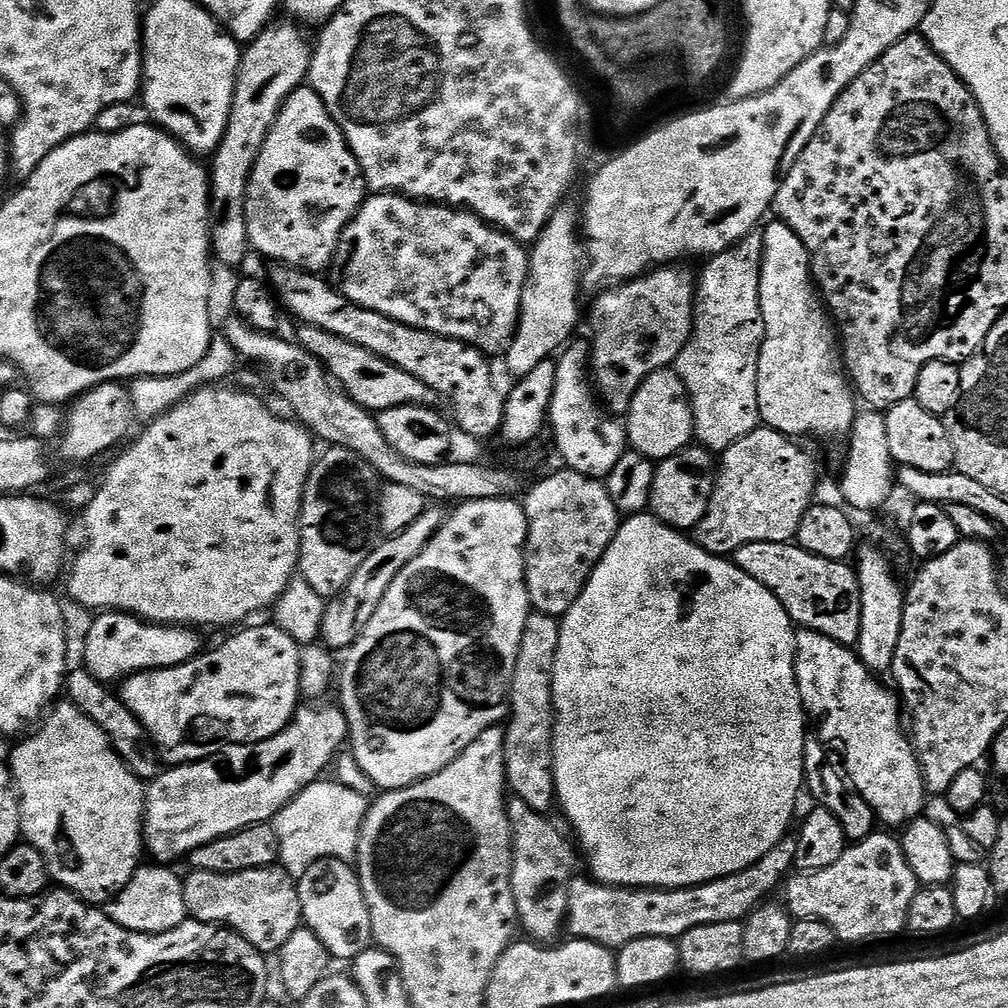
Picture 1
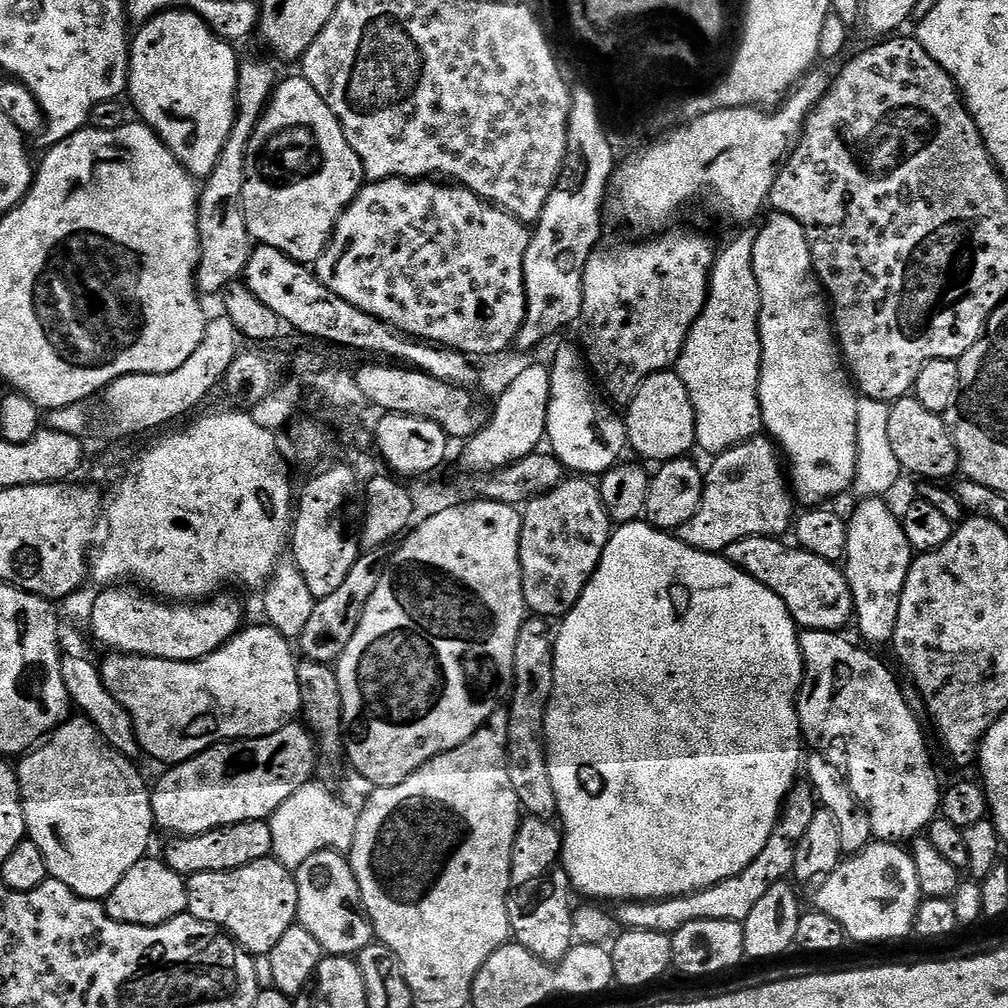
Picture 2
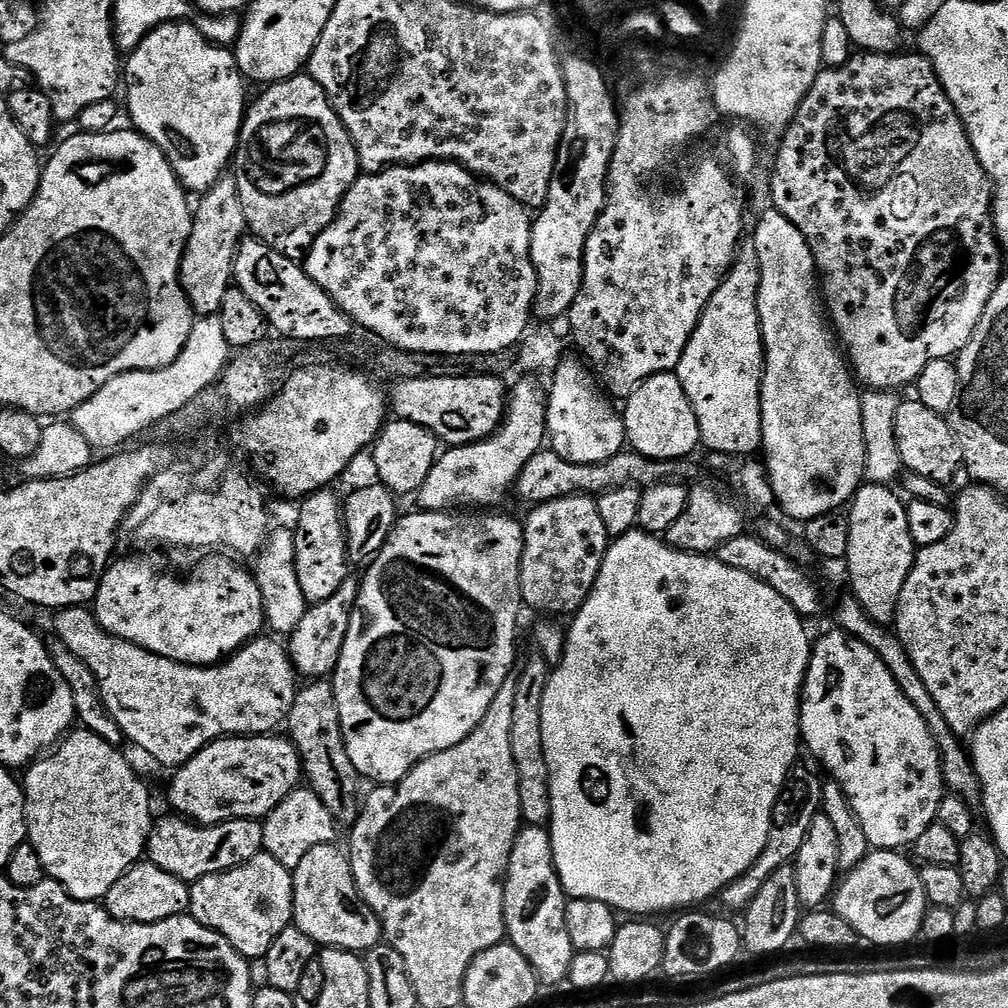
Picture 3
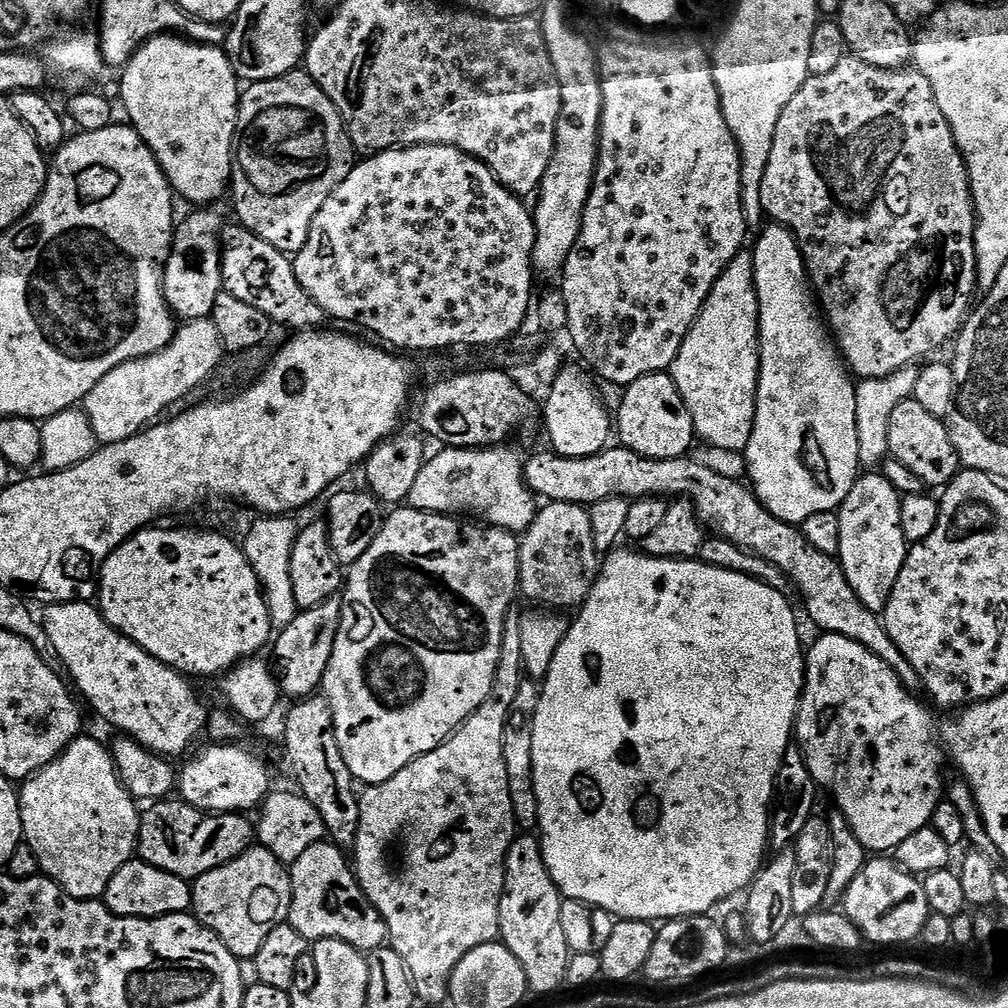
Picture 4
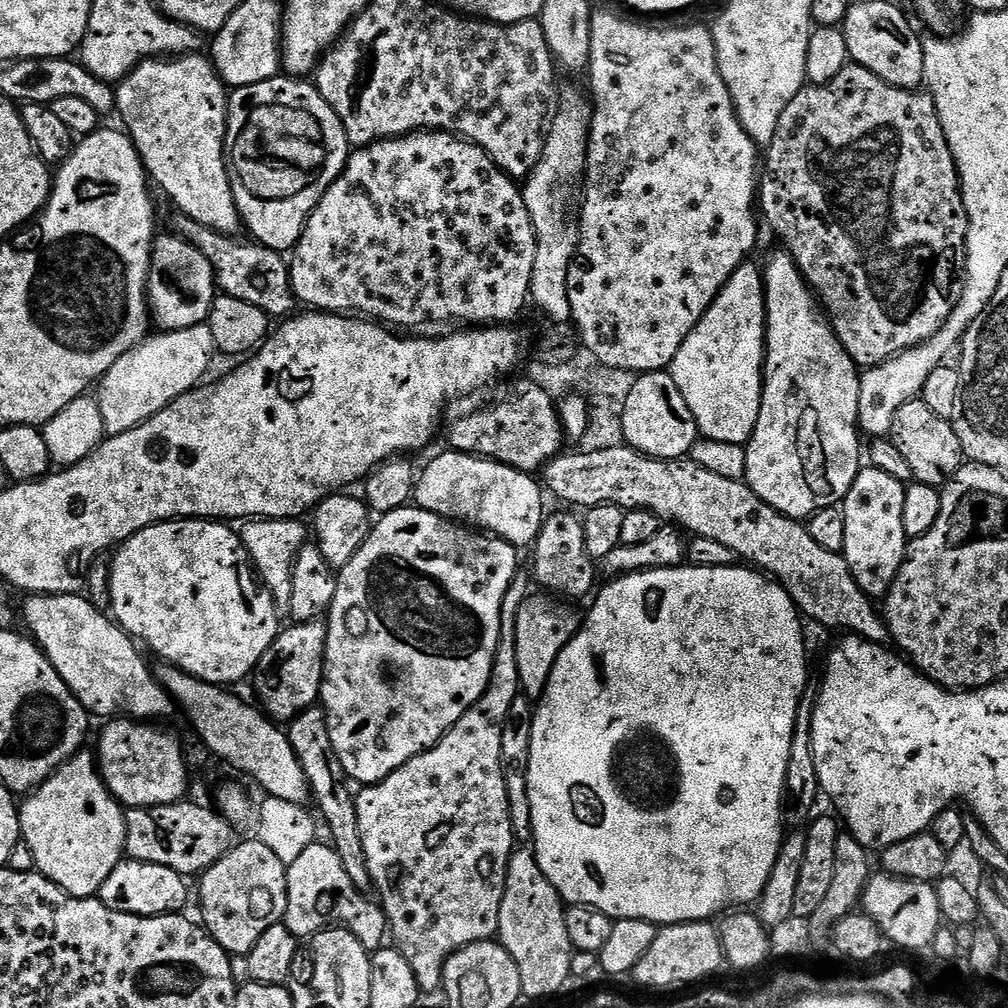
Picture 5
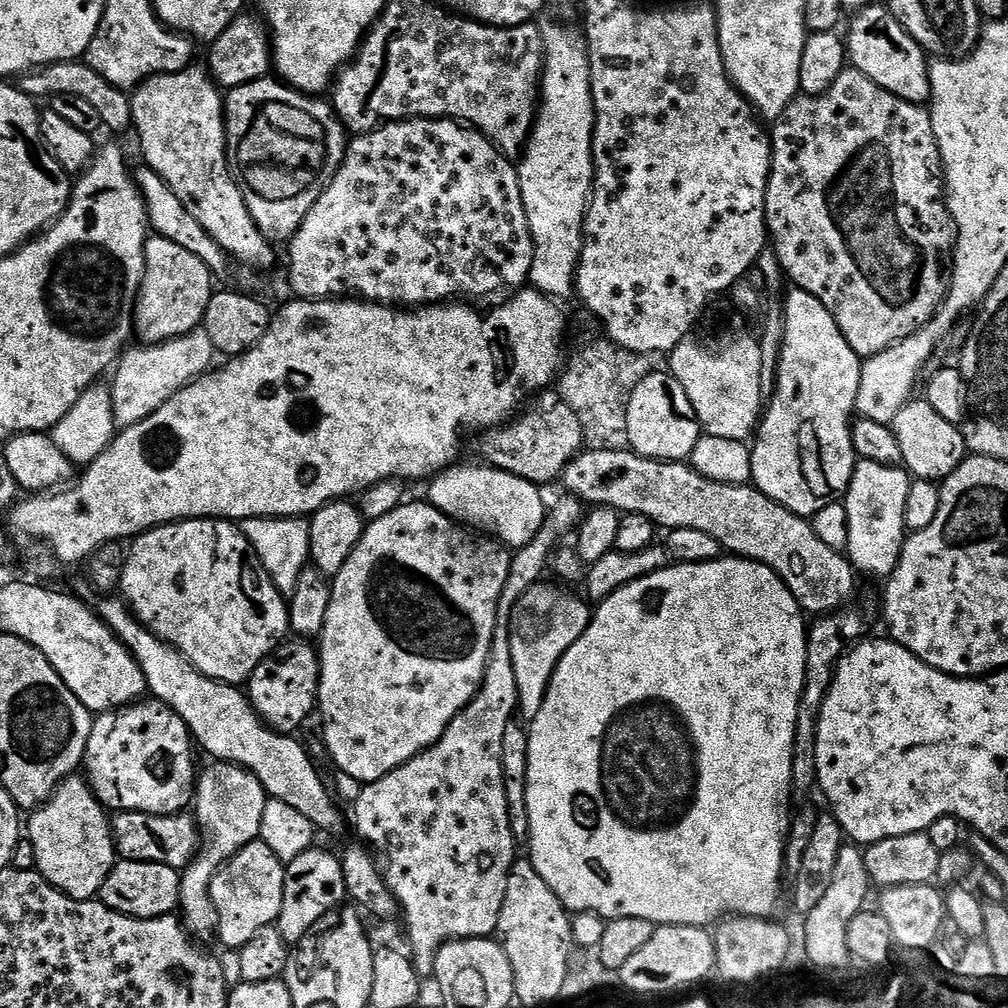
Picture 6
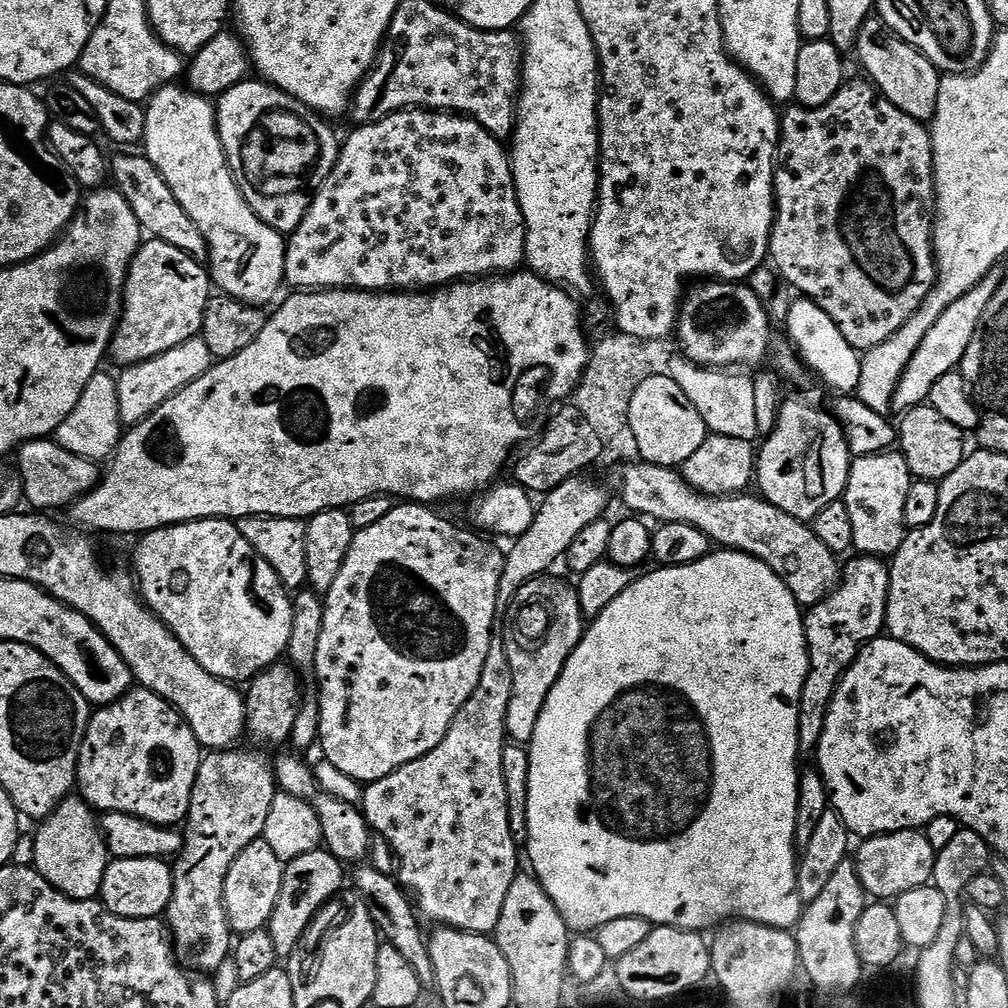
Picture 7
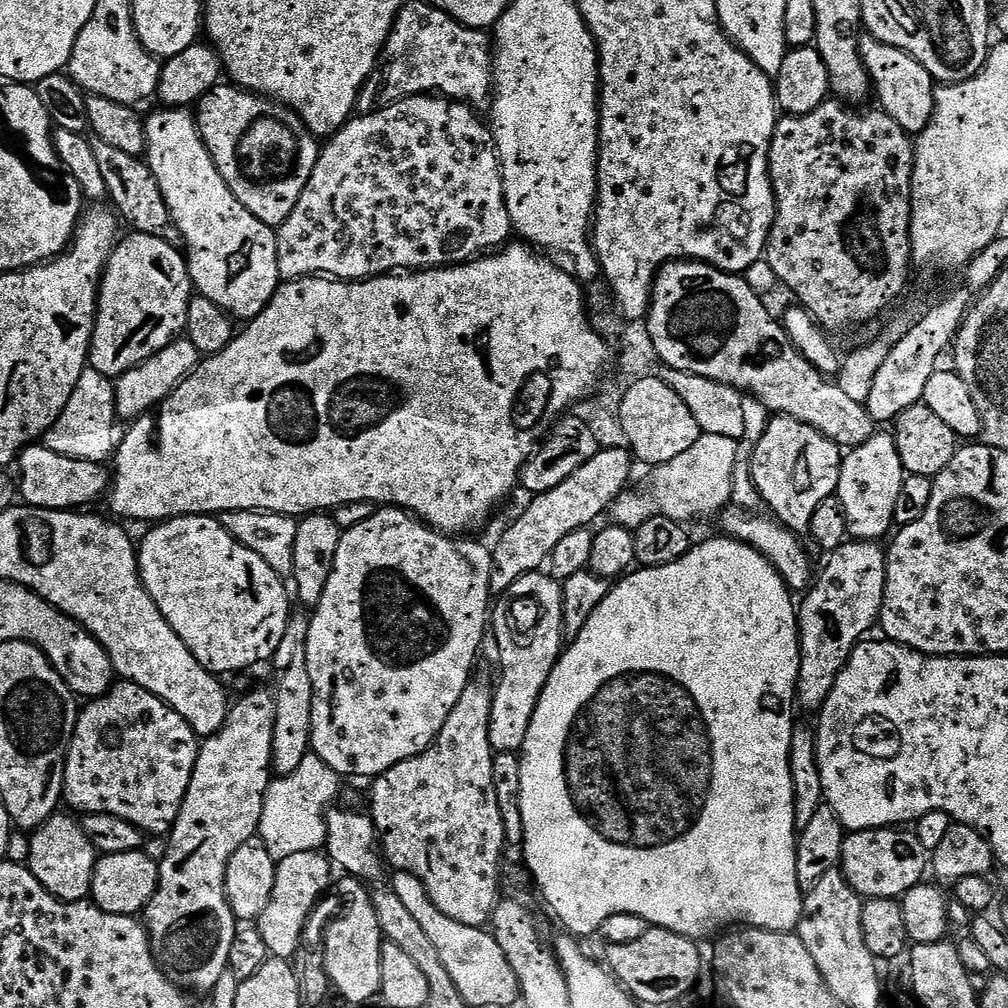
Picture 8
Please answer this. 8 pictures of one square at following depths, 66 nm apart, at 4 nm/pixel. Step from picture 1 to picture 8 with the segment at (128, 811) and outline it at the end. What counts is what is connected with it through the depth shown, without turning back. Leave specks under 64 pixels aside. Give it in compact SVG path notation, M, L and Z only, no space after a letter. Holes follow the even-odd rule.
M54 815L31 833L30 854L26 865L50 894L69 902L89 899L92 875L98 859L96 848L80 829L80 820L72 816Z

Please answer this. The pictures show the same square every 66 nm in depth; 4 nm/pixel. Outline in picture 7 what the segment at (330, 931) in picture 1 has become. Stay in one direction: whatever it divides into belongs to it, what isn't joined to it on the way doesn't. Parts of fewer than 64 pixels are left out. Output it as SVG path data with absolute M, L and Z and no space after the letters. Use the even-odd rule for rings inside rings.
M317 850L310 854L302 854L298 858L287 861L281 889L273 914L268 919L268 934L274 942L277 957L288 956L300 944L304 931L312 924L312 919L320 912L320 907L327 900L336 896L336 891L346 884L345 865L333 858L326 850Z

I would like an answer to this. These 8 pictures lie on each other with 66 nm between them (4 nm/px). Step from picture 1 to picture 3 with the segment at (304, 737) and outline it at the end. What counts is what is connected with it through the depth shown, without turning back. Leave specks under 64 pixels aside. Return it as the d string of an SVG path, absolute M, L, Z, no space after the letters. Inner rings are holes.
M284 734L221 738L206 745L198 754L194 754L194 758L179 765L175 772L176 777L168 788L168 800L172 803L171 811L197 824L217 824L238 818L247 820L266 818L302 784L300 752Z

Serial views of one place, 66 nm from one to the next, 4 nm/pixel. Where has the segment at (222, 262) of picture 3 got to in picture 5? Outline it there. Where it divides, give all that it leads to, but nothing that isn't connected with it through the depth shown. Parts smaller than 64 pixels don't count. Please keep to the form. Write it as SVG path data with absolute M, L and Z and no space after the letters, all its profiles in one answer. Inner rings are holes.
M179 234L159 235L154 242L154 268L168 284L160 284L151 289L150 312L166 332L186 330L190 326L205 323L218 295L216 271L202 250Z

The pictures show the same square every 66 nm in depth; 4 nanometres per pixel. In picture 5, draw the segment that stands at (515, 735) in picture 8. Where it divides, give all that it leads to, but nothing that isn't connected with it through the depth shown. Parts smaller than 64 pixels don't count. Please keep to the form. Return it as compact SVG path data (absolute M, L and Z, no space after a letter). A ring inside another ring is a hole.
M532 594L524 600L519 607L518 621L515 623L519 680L521 689L530 698L543 695L561 650L576 636L582 623L580 614L568 605L571 603L550 594L539 595Z

